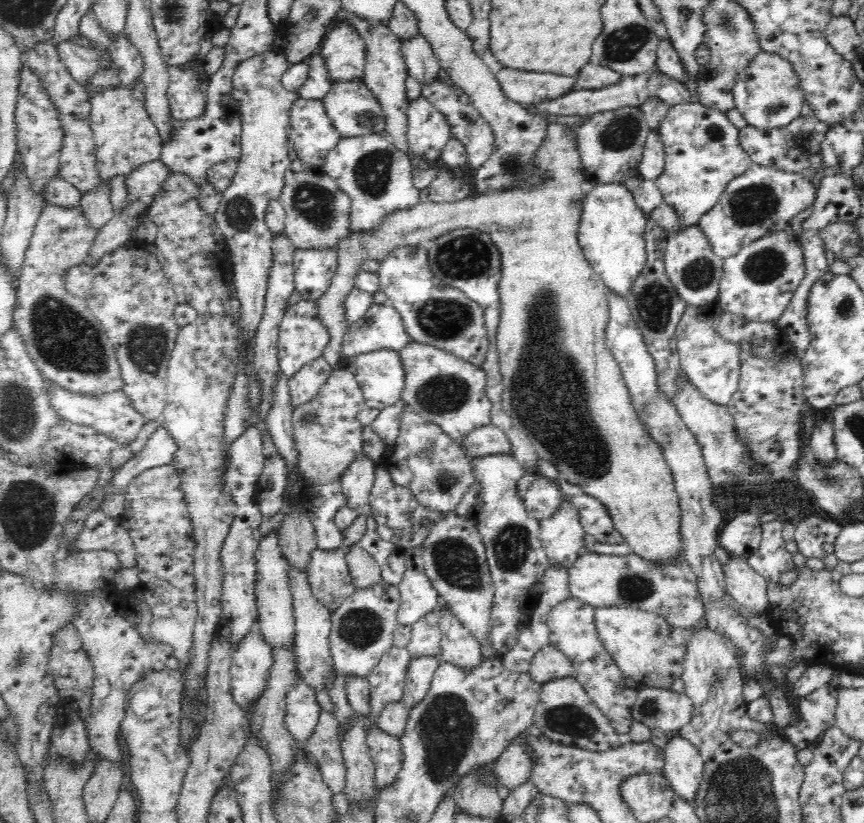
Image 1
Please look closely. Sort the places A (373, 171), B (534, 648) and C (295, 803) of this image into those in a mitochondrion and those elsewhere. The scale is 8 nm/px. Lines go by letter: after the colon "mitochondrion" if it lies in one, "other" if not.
A: mitochondrion
B: other
C: mitochondrion

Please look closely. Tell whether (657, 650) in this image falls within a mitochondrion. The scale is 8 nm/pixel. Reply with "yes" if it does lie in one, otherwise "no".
no

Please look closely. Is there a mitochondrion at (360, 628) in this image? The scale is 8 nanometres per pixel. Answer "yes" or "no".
yes

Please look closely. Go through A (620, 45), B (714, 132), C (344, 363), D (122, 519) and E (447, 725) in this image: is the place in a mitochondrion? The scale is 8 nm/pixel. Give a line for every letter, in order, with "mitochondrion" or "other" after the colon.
A: mitochondrion
B: mitochondrion
C: other
D: other
E: mitochondrion

